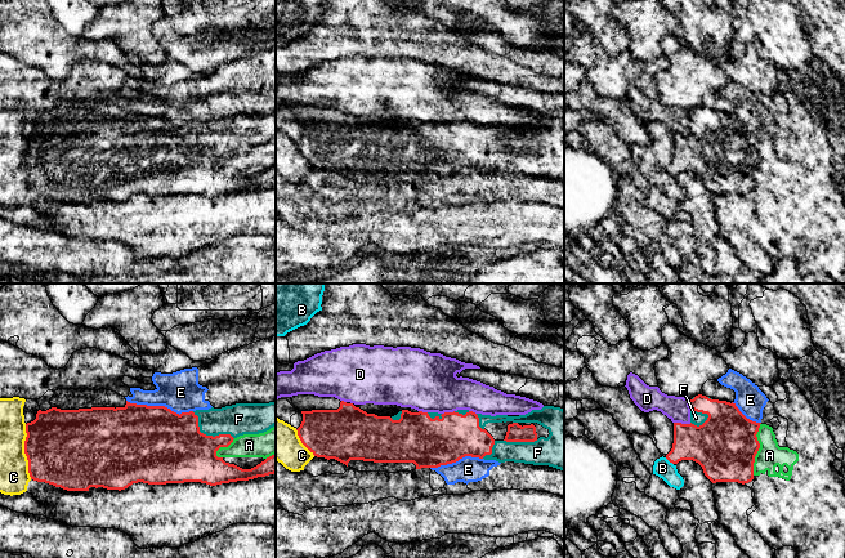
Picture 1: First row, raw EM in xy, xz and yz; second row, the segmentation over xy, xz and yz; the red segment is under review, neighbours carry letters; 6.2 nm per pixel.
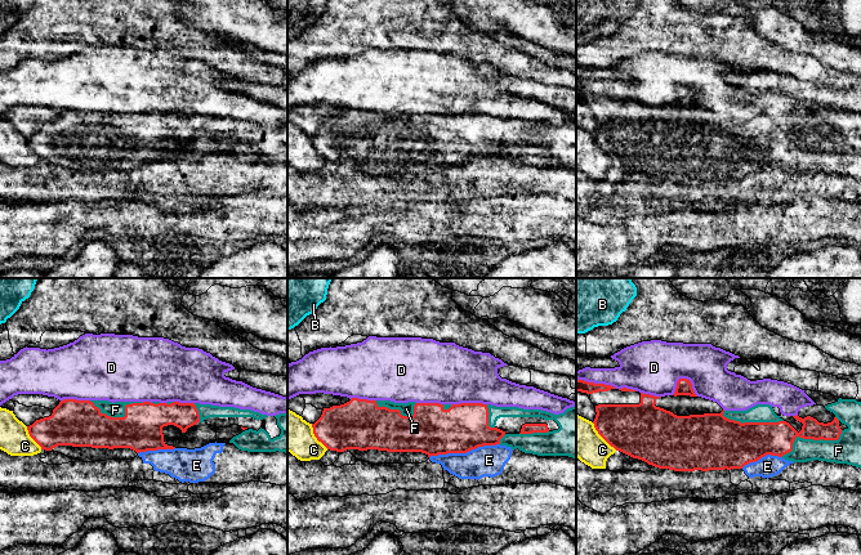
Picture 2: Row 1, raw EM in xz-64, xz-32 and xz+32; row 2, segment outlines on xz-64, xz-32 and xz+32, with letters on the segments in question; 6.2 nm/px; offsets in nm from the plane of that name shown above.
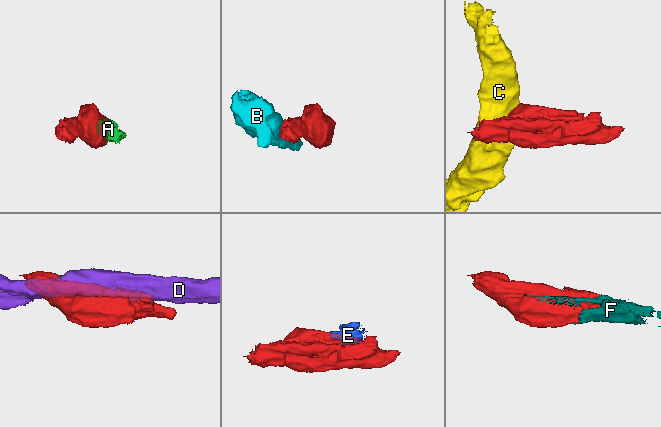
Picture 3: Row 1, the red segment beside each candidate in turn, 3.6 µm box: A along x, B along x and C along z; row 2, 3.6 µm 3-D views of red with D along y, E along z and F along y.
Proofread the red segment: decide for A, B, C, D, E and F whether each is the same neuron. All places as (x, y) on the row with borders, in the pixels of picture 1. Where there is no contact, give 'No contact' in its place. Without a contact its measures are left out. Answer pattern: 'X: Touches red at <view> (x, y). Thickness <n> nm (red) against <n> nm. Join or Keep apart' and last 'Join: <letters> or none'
A: Touches red at yz (759, 447). Thickness 400 nm (red) against 160 nm. Keep apart
B: Touches red at yz (669, 460). Thickness 240 nm (red) against 120 nm. Keep apart
C: Touches red at xy (25, 451). Thickness 480 nm (red) against 190 nm. Keep apart
D: Touches red at yz (683, 424). Thickness 320 nm (red) against 150 nm. Keep apart
E: Touches red at xy (160, 406). Thickness 480 nm (red) against 260 nm. Keep apart
F: Touches red at xy (208, 436). Thickness 440 nm (red) against 200 nm. Join
Join: F

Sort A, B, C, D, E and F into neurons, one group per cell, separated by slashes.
A / B / C / D / E / F

